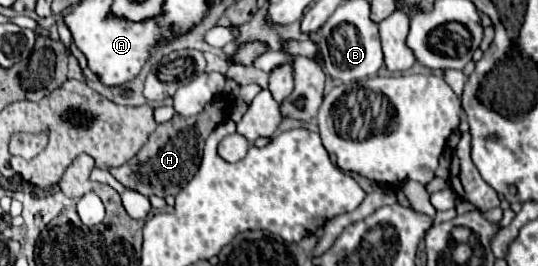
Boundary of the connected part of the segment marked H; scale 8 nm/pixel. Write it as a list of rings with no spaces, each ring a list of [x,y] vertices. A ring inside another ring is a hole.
[[[214,99],[196,117],[176,115],[172,121],[158,125],[156,131],[150,135],[148,143],[138,153],[138,157],[132,159],[130,163],[118,167],[118,169],[110,169],[112,175],[124,187],[134,189],[134,191],[138,191],[138,193],[142,193],[146,197],[150,197],[150,195],[158,195],[158,197],[176,195],[194,177],[194,173],[198,171],[198,165],[200,165],[200,159],[202,159],[204,141],[208,139],[212,129],[224,119],[226,105],[228,103],[224,99]]]

